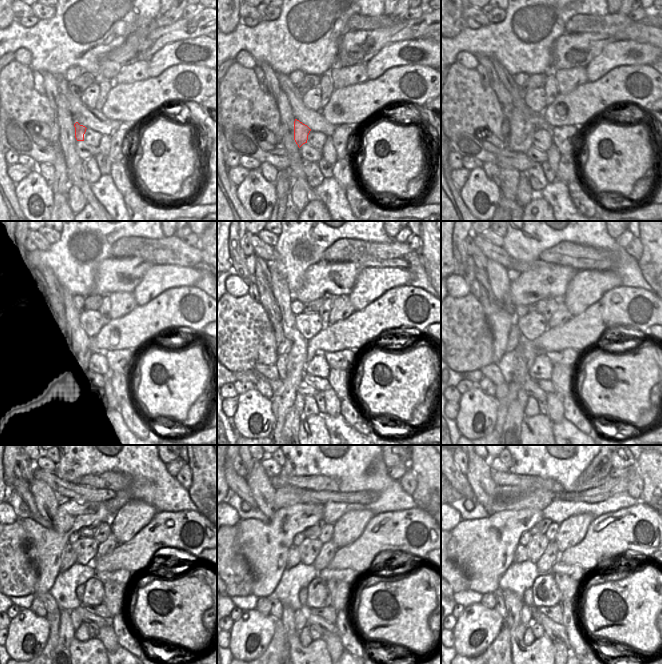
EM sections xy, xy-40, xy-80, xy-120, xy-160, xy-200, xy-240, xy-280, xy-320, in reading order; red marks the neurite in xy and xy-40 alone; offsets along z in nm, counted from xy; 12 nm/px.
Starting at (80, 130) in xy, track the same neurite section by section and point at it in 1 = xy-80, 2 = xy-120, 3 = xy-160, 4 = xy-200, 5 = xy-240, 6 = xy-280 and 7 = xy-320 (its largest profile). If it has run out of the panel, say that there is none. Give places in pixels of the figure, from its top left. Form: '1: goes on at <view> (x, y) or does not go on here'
1: goes on at xy-80 (520, 137)
2: goes on at xy-120 (71, 335)
3: goes on at xy-160 (297, 356)
4: goes on at xy-200 (500, 283)
5: goes on at xy-240 (46, 499)
6: goes on at xy-280 (263, 492)
7: goes on at xy-320 (478, 474)

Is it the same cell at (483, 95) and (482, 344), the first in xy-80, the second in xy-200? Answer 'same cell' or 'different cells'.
same cell

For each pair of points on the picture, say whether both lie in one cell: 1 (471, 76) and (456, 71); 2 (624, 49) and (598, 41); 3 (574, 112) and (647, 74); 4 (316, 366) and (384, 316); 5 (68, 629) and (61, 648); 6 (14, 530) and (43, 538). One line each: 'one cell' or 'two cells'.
1: one cell
2: two cells
3: one cell
4: two cells
5: one cell
6: two cells

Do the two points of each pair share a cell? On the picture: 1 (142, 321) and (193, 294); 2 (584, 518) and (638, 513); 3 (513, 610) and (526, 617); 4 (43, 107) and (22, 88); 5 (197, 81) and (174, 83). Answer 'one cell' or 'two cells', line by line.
1: one cell
2: two cells
3: two cells
4: one cell
5: one cell

